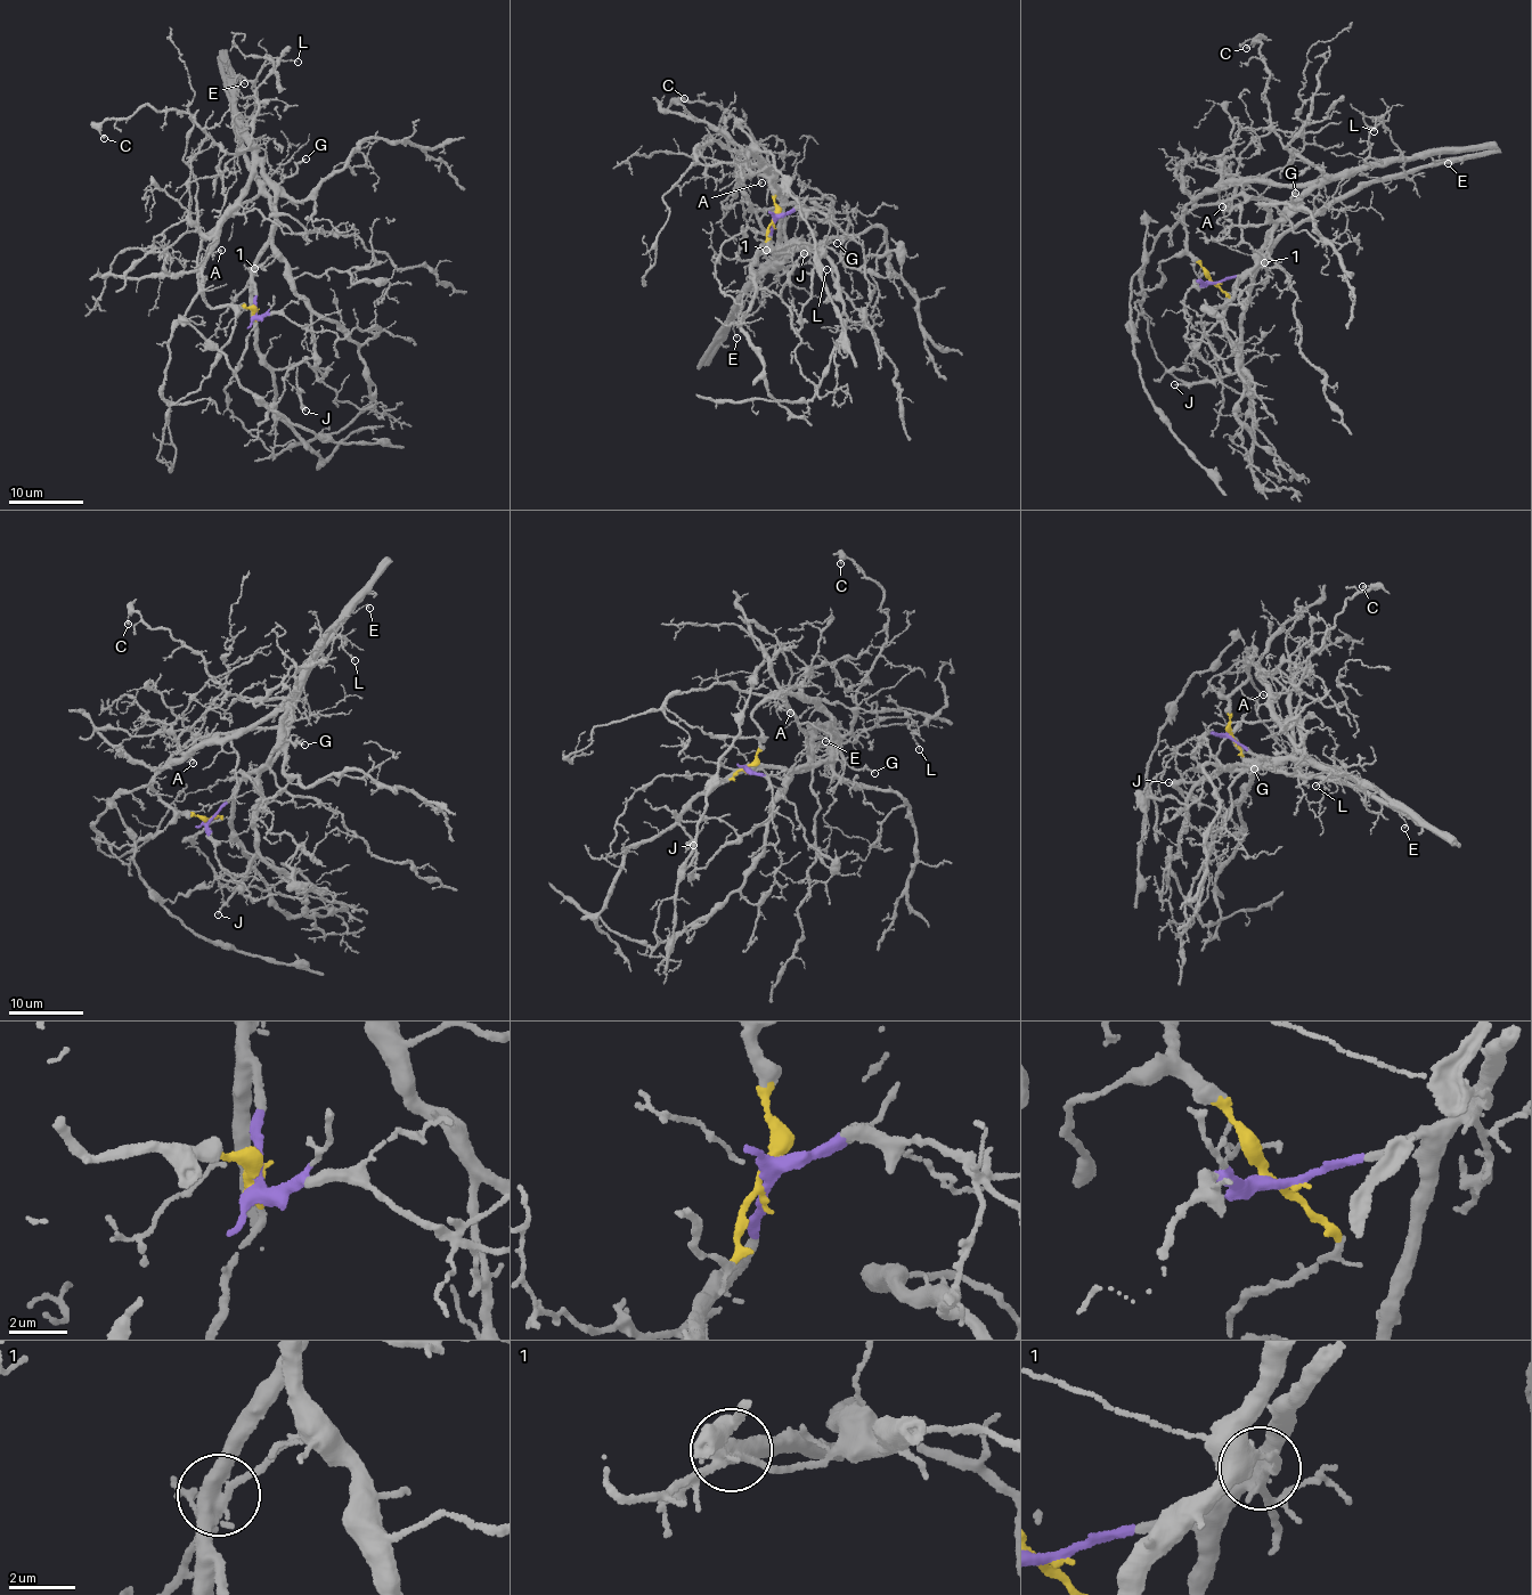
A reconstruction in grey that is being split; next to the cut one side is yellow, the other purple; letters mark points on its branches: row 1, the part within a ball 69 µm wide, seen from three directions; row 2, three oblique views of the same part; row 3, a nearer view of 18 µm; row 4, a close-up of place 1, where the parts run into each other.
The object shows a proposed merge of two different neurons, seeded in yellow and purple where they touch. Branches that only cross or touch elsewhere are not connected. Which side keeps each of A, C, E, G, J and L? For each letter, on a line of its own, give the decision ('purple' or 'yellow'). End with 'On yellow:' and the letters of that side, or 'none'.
A: purple
C: yellow
E: yellow
G: yellow
J: purple
L: purple
On yellow: C, E, G

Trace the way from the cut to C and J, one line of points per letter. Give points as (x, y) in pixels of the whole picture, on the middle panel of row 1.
C: (774, 219), (766, 177), (747, 165), (752, 151), (780, 196), (783, 247), (766, 149), (724, 108), (684, 98)
J: (774, 220), (749, 274), (758, 287), (779, 295), (804, 252)

